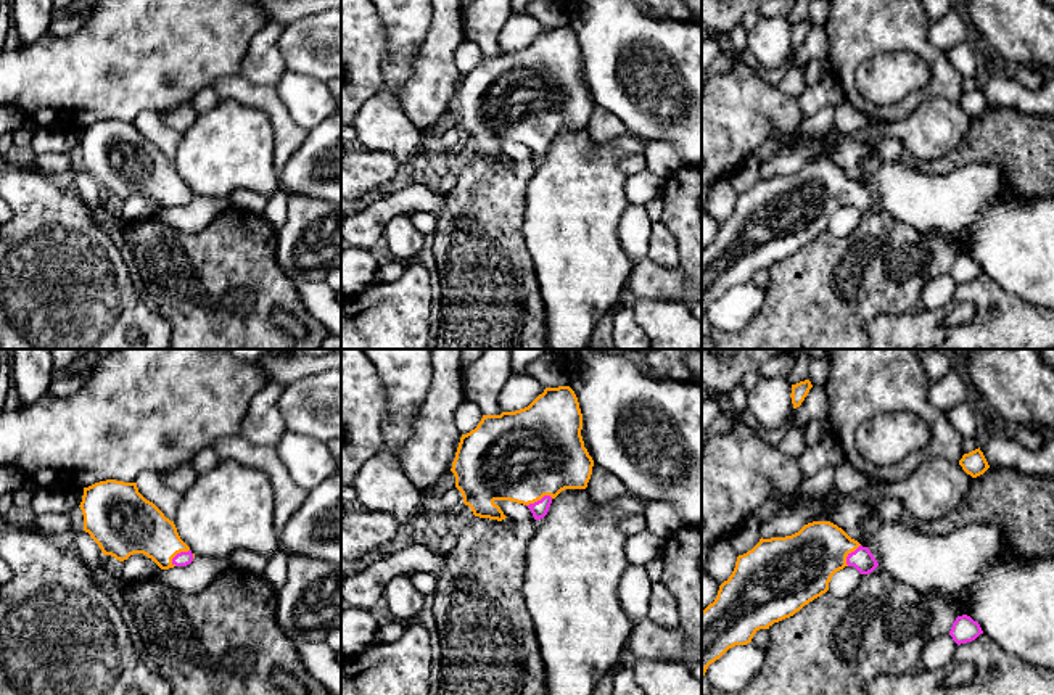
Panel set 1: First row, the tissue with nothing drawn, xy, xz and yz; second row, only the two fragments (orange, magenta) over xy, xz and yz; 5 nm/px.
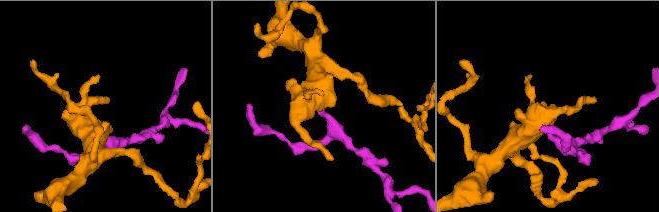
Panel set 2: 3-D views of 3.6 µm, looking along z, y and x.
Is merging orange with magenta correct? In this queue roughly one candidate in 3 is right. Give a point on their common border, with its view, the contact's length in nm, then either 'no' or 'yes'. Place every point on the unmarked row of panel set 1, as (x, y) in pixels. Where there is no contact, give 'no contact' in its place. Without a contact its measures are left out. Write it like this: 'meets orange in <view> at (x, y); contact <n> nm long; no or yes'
meets orange in xy at (177, 192); contact 120 nm long; yes

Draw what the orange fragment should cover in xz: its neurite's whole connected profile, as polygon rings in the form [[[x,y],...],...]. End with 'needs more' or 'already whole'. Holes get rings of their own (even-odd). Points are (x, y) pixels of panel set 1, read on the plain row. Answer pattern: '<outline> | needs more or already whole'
[[[570,26],[546,27],[528,47],[500,55],[483,55],[475,69],[462,74],[451,111],[463,143],[475,156],[502,161],[507,156],[496,140],[510,140],[526,145],[534,159],[547,154],[552,140],[565,129],[586,129],[592,114],[594,100],[581,76],[583,53],[578,37]]] | needs more

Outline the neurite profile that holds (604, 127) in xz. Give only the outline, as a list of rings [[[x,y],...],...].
[[[595,101],[586,129],[597,143],[610,143],[628,134],[626,125]]]

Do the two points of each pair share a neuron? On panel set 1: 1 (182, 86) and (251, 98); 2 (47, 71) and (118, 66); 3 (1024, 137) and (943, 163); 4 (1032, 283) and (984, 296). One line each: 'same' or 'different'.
1: different
2: same
3: same
4: different

